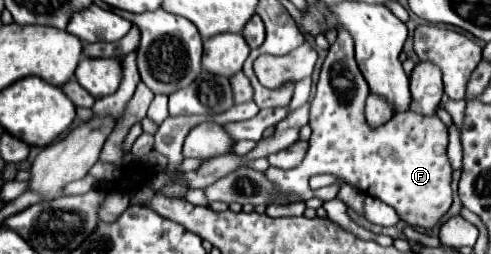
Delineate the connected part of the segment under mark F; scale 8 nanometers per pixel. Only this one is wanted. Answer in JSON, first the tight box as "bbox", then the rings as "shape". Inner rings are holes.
{"bbox":[265,28,451,228],"shape":[[[343,28],[337,32],[337,40],[329,48],[327,60],[321,68],[317,94],[311,100],[309,126],[313,128],[313,134],[305,160],[291,170],[279,170],[271,166],[265,174],[281,192],[295,192],[303,196],[303,200],[335,198],[339,192],[337,186],[319,190],[309,186],[309,178],[315,174],[335,174],[345,184],[351,184],[353,188],[367,192],[369,196],[379,198],[395,208],[403,222],[411,226],[433,228],[451,208],[447,126],[437,116],[417,116],[417,112],[407,112],[393,116],[379,128],[369,128],[363,114],[369,88],[353,56],[353,38]]]}

